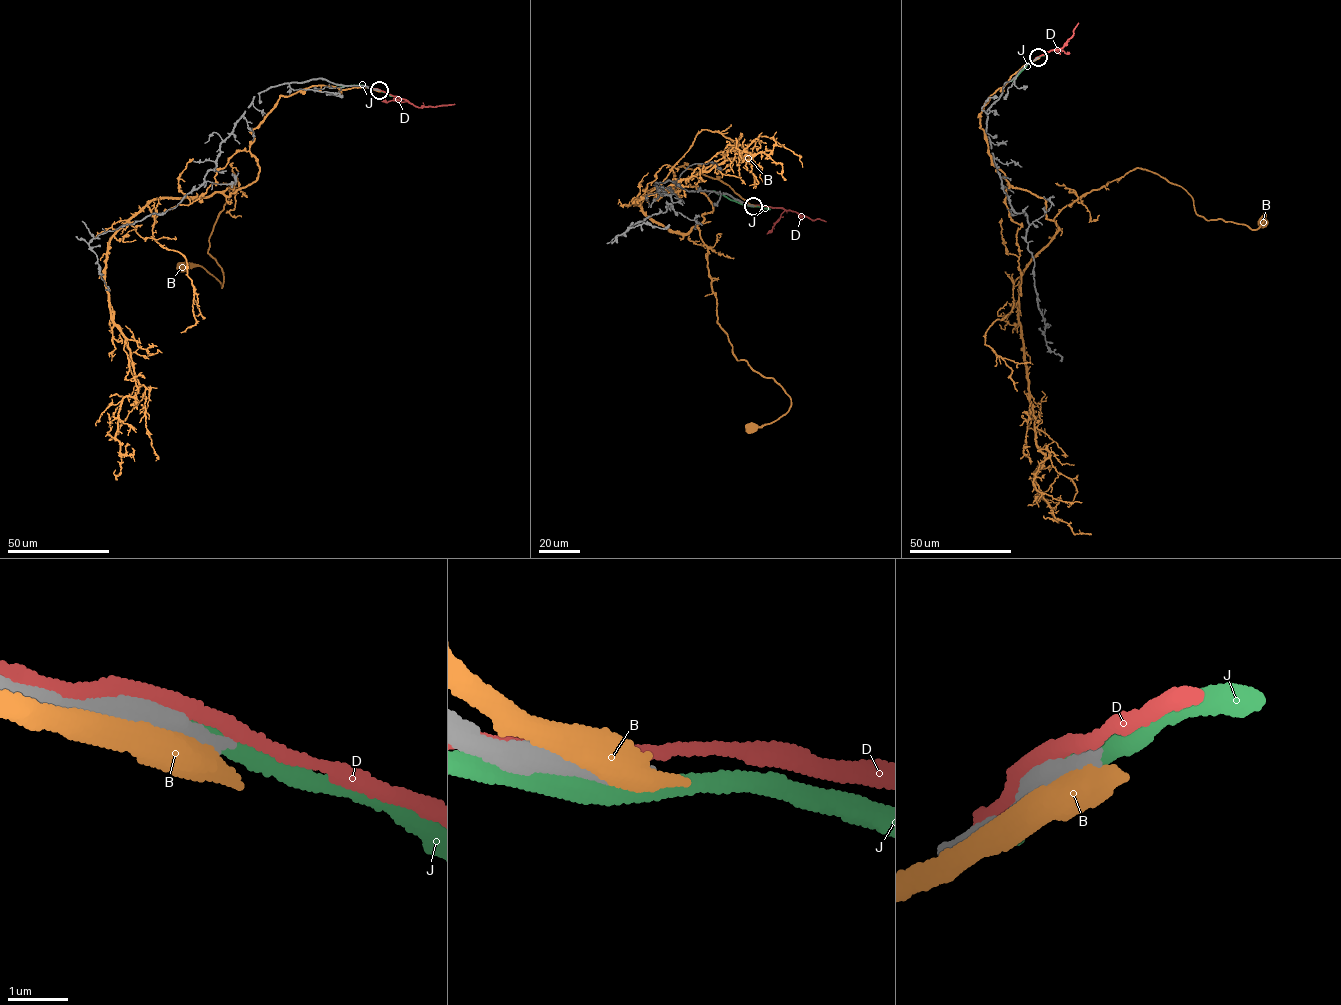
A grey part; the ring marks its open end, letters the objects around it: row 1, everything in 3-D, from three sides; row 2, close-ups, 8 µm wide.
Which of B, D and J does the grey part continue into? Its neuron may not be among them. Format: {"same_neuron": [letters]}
{"same_neuron": []}

